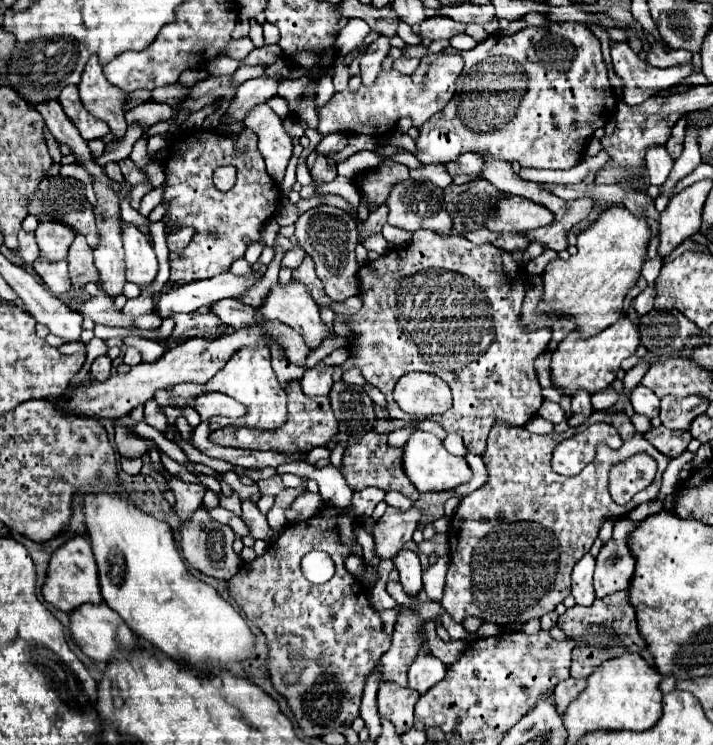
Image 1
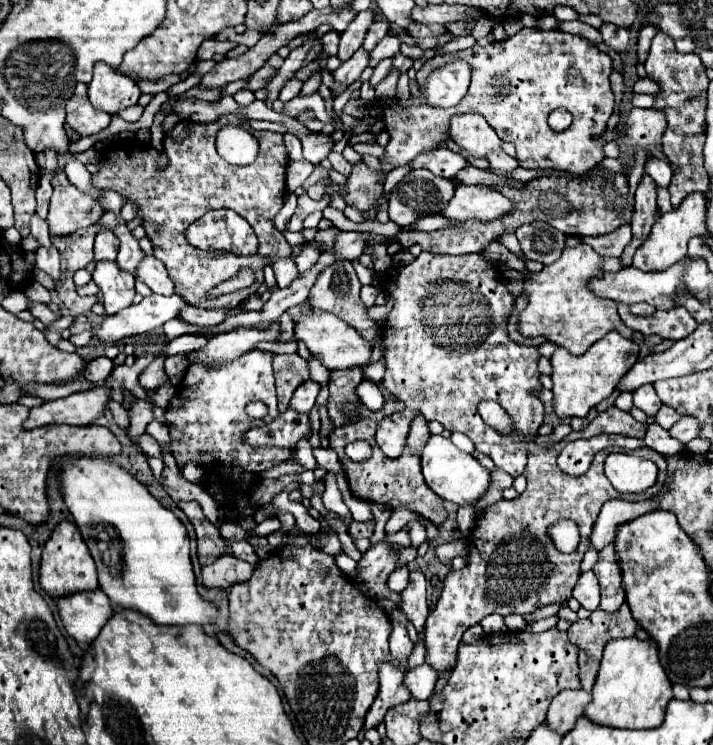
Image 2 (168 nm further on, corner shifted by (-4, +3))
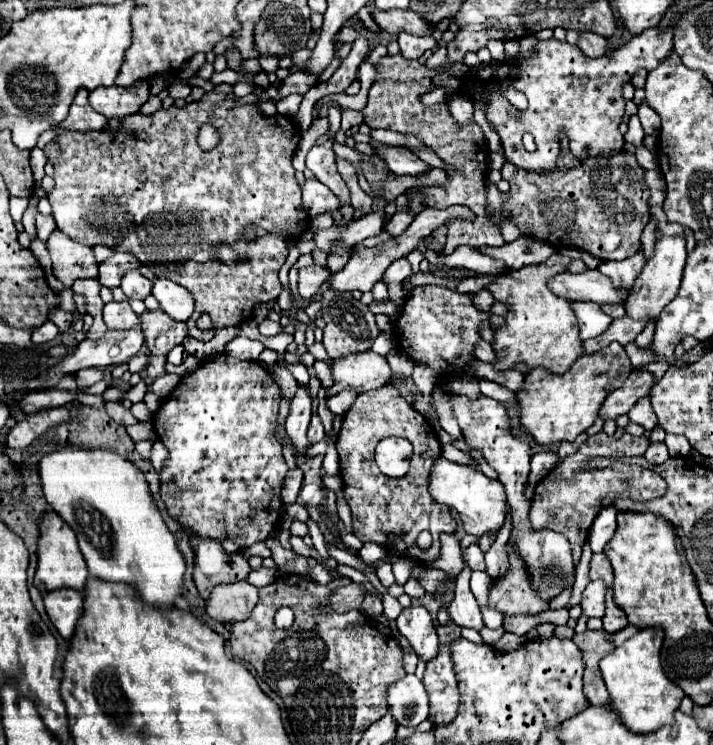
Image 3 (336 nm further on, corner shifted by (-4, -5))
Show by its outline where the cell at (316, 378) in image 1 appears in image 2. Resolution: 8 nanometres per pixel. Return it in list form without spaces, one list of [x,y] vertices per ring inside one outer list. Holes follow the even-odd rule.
[[[309,379],[309,381],[305,381],[305,383],[301,383],[301,385],[297,387],[297,391],[295,391],[293,397],[291,397],[289,407],[291,407],[293,411],[297,411],[299,415],[305,415],[305,413],[309,413],[309,411],[313,409],[315,399],[317,399],[317,393],[319,393],[319,385]]]

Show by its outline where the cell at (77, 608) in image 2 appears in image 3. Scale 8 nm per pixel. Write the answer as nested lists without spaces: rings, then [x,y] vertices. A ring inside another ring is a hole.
[[[61,589],[61,591],[51,591],[49,595],[43,595],[43,601],[51,623],[55,619],[55,629],[61,633],[61,637],[71,639],[75,633],[77,621],[83,615],[85,595],[79,591]]]

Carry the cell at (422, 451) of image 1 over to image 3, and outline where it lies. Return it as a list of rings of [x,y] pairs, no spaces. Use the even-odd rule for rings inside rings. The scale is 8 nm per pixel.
[[[439,457],[429,475],[429,493],[437,503],[443,503],[455,509],[461,515],[465,531],[475,537],[481,537],[487,531],[499,529],[505,521],[507,507],[505,507],[505,491],[501,483],[485,477],[479,469],[471,465],[453,463],[445,457]]]

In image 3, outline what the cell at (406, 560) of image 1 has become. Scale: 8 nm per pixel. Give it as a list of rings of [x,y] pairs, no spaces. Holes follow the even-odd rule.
[[[411,605],[403,609],[403,613],[397,617],[397,629],[401,635],[409,639],[415,653],[423,661],[429,661],[433,659],[433,655],[437,655],[439,639],[437,639],[431,615],[425,607]]]

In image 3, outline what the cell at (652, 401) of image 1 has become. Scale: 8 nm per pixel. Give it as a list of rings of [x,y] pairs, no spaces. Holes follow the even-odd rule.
[[[645,397],[645,399],[639,399],[639,401],[635,403],[635,407],[629,411],[629,419],[631,419],[633,423],[643,425],[647,431],[651,431],[651,429],[657,425],[655,411],[653,411],[653,407],[651,407],[651,403],[649,403],[647,397]]]

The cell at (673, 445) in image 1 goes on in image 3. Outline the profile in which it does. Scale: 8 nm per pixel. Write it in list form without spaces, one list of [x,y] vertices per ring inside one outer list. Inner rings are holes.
[[[651,443],[649,449],[645,451],[645,459],[647,459],[651,465],[665,463],[665,459],[669,459],[669,451],[667,451],[665,443]]]

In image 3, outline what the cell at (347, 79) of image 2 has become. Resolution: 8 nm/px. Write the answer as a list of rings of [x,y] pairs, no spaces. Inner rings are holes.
[[[331,105],[327,111],[327,119],[329,119],[329,129],[333,129],[333,133],[337,133],[339,125],[341,125],[341,107]]]

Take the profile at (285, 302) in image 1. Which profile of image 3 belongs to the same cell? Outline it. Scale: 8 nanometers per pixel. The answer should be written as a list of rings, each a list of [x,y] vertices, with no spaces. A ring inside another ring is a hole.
[[[373,351],[351,353],[351,355],[341,355],[337,359],[331,359],[329,369],[335,383],[326,390],[326,399],[343,389],[351,389],[355,393],[367,393],[371,389],[391,383],[393,379],[387,359]]]

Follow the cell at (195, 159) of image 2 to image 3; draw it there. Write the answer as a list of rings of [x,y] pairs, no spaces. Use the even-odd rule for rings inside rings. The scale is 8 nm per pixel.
[[[211,91],[211,93],[205,93],[199,101],[187,103],[183,109],[177,109],[177,107],[173,105],[173,107],[169,107],[169,109],[159,109],[157,113],[153,113],[153,115],[149,115],[149,117],[147,117],[147,115],[141,115],[141,113],[135,113],[135,115],[131,115],[131,117],[125,117],[125,119],[123,119],[123,129],[121,129],[117,135],[113,135],[113,133],[109,133],[109,131],[91,131],[91,133],[65,131],[65,133],[61,133],[59,137],[55,137],[55,139],[45,147],[45,149],[47,149],[47,157],[49,157],[49,159],[53,161],[53,165],[55,165],[55,173],[53,173],[55,187],[49,191],[47,199],[49,199],[51,207],[53,207],[53,219],[55,219],[55,223],[57,223],[57,229],[63,231],[65,235],[69,235],[71,239],[75,239],[75,241],[79,241],[79,243],[89,243],[91,247],[95,247],[95,245],[111,245],[111,247],[115,247],[115,249],[119,249],[119,251],[133,251],[141,263],[145,263],[145,265],[151,265],[151,263],[153,263],[153,265],[151,265],[151,271],[153,271],[157,277],[165,277],[165,279],[169,279],[169,281],[175,281],[175,283],[183,285],[183,287],[193,295],[193,299],[195,299],[195,311],[193,311],[193,315],[187,319],[189,337],[195,337],[195,339],[201,339],[201,341],[209,341],[209,339],[215,337],[215,331],[217,331],[217,329],[227,327],[227,325],[237,325],[237,323],[249,319],[251,313],[253,313],[253,307],[255,307],[257,303],[275,301],[275,299],[279,297],[281,283],[279,283],[277,273],[279,273],[281,265],[283,265],[285,259],[287,259],[287,243],[285,243],[283,237],[271,235],[271,229],[283,227],[283,229],[287,231],[285,235],[295,239],[301,231],[305,231],[307,219],[309,219],[309,215],[305,213],[305,209],[303,209],[303,205],[301,205],[301,189],[299,189],[299,185],[297,185],[295,171],[293,171],[293,167],[291,167],[291,157],[293,157],[295,149],[297,149],[297,143],[299,143],[299,133],[295,133],[295,127],[293,127],[291,121],[281,121],[279,117],[263,117],[253,105],[235,107],[231,99],[227,99],[227,97],[223,97],[223,95],[215,93],[215,91]],[[203,123],[211,123],[211,125],[221,133],[221,141],[219,141],[219,145],[217,145],[213,151],[203,151],[203,149],[199,147],[199,143],[197,143],[199,127],[201,127]],[[247,139],[251,141],[251,149],[245,147]],[[139,173],[145,173],[147,179],[145,179],[145,181],[139,181],[139,179],[137,179]],[[105,207],[109,207],[109,209],[105,209]],[[91,217],[97,219],[97,221],[103,219],[105,225],[103,225],[103,227],[97,227],[97,225],[91,221]],[[251,227],[267,229],[267,235],[257,237],[257,239],[245,239],[241,233],[243,233],[245,229],[251,229]],[[213,239],[221,239],[221,241],[233,243],[233,247],[237,247],[237,251],[249,255],[247,263],[237,265],[237,267],[227,267],[225,263],[213,261],[213,259],[207,255],[207,245],[213,243]],[[143,249],[161,249],[161,255],[143,255]],[[203,311],[209,313],[209,317],[211,317],[211,321],[213,321],[213,329],[201,331],[201,329],[197,327],[197,319],[201,317]]]

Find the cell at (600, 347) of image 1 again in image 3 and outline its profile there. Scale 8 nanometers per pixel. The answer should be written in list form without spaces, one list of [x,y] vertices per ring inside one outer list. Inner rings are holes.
[[[611,343],[591,355],[579,357],[563,375],[549,375],[549,371],[543,367],[533,369],[525,379],[525,387],[517,391],[521,425],[541,445],[573,441],[579,433],[587,431],[595,423],[605,397],[625,383],[631,369],[633,367],[625,347],[619,343]]]

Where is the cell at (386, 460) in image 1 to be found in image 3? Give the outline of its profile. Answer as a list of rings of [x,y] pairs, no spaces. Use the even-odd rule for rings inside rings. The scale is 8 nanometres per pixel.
[[[379,387],[369,393],[361,393],[355,399],[351,409],[345,413],[335,447],[339,453],[341,477],[345,483],[345,499],[353,513],[355,535],[363,543],[375,541],[387,551],[417,559],[419,563],[433,561],[439,555],[439,535],[453,533],[457,523],[451,517],[449,509],[445,505],[439,505],[427,491],[431,465],[441,455],[437,433],[433,427],[429,427],[427,419],[417,413],[395,387]],[[391,389],[395,393],[391,393]],[[385,435],[397,435],[413,443],[411,467],[401,479],[383,475],[373,459],[375,445]],[[425,529],[433,535],[433,543],[429,549],[423,551],[417,545],[417,537]]]

